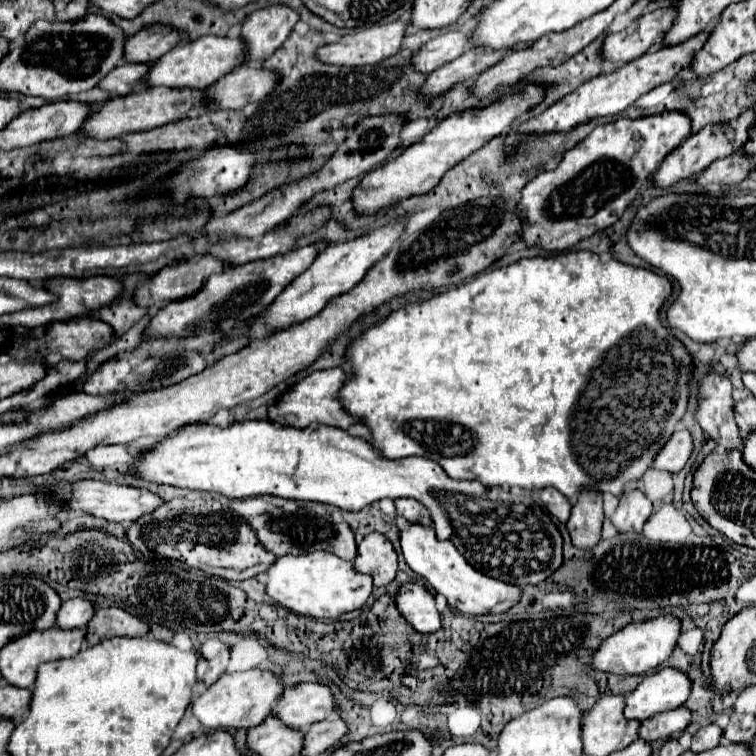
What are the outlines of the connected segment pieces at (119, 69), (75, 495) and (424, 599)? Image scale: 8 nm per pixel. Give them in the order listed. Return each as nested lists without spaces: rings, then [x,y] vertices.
[[[120,61],[100,83],[98,87],[108,91],[110,95],[118,93],[130,93],[130,89],[138,87],[138,77],[148,69],[148,65],[126,65],[126,61]]]
[[[78,481],[72,485],[72,491],[66,493],[66,497],[70,497],[70,501],[74,501],[74,509],[82,509],[92,513],[94,517],[102,517],[106,521],[114,521],[114,523],[122,523],[128,525],[130,521],[136,521],[138,517],[142,517],[142,513],[150,513],[154,511],[158,505],[162,505],[162,499],[154,493],[150,493],[148,489],[136,489],[136,487],[128,487],[128,485],[116,485],[116,483],[104,483],[104,481]]]
[[[402,583],[396,591],[396,607],[418,633],[434,633],[442,625],[434,595],[424,585]]]

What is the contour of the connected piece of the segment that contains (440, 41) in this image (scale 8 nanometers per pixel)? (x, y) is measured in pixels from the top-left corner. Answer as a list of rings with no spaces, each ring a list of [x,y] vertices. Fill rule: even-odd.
[[[452,31],[446,35],[440,35],[428,43],[424,43],[418,51],[412,53],[410,65],[414,71],[430,75],[438,67],[454,61],[462,51],[470,45],[468,33],[462,35],[462,31]]]

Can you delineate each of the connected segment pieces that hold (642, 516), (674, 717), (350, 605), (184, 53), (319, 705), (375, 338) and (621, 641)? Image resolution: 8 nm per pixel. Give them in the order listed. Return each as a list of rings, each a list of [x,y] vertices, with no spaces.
[[[630,491],[620,499],[610,521],[618,529],[618,533],[642,531],[650,513],[652,513],[652,501],[642,491]]]
[[[678,707],[674,711],[660,713],[658,717],[650,717],[640,725],[638,737],[644,741],[658,741],[664,737],[670,737],[682,729],[686,729],[690,723],[690,711],[686,707]]]
[[[326,551],[308,555],[282,555],[266,571],[266,593],[284,609],[316,619],[332,619],[360,609],[372,593],[372,577],[354,571],[350,561]]]
[[[204,35],[196,41],[188,41],[182,47],[174,47],[172,51],[162,55],[158,61],[154,61],[148,73],[140,79],[140,85],[144,87],[164,85],[170,89],[206,89],[214,81],[218,81],[218,77],[228,73],[232,67],[242,65],[244,59],[246,59],[246,47],[242,39]]]
[[[296,683],[278,699],[272,717],[280,719],[290,729],[306,729],[314,721],[324,721],[334,711],[334,697],[330,687],[320,683]]]
[[[570,251],[552,257],[520,259],[508,267],[480,273],[466,285],[450,289],[422,303],[406,305],[388,315],[386,321],[368,329],[356,343],[350,345],[346,361],[352,363],[354,379],[340,391],[340,401],[348,413],[360,417],[364,425],[372,429],[374,447],[390,459],[402,459],[410,455],[428,457],[442,465],[452,479],[474,479],[488,487],[520,487],[520,489],[546,489],[554,487],[564,497],[572,499],[580,491],[612,493],[622,497],[630,481],[638,481],[652,465],[658,451],[672,437],[676,423],[684,417],[690,379],[694,375],[694,357],[682,341],[660,323],[660,307],[672,295],[672,283],[668,277],[650,269],[634,267],[608,259],[606,263],[592,251]]]
[[[660,615],[648,621],[630,623],[622,631],[604,639],[592,655],[590,667],[614,675],[642,675],[656,669],[664,659],[670,657],[680,637],[680,621],[674,615]]]

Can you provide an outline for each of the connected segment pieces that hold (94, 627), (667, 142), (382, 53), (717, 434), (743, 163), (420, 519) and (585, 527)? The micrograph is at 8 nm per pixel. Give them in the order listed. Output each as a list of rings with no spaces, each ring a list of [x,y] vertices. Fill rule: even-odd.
[[[108,607],[98,609],[90,619],[86,631],[86,643],[96,645],[98,641],[110,637],[144,637],[144,635],[148,635],[146,623],[142,623],[140,619],[132,617],[130,613],[118,607]]]
[[[678,111],[640,119],[622,117],[616,123],[594,127],[594,131],[584,141],[580,141],[574,149],[566,151],[562,163],[554,171],[540,173],[522,189],[522,197],[516,205],[516,213],[522,221],[520,241],[524,241],[526,245],[542,247],[544,251],[564,251],[574,247],[578,241],[592,237],[596,231],[614,225],[622,217],[626,207],[636,199],[638,191],[648,183],[650,175],[658,169],[662,159],[672,149],[676,149],[688,135],[690,119]]]
[[[394,21],[394,23],[388,23],[388,25],[374,25],[370,29],[362,29],[362,31],[356,31],[356,33],[340,37],[332,45],[320,47],[316,51],[316,57],[322,63],[338,65],[338,67],[364,67],[364,65],[380,63],[382,59],[388,59],[388,57],[392,57],[392,55],[396,55],[400,51],[406,27],[408,27],[406,21]]]
[[[708,373],[700,387],[700,405],[696,419],[704,433],[712,441],[716,441],[716,445],[724,447],[726,451],[742,451],[744,441],[734,421],[734,399],[730,379],[720,377],[718,373]]]
[[[736,151],[730,157],[718,159],[710,163],[704,171],[696,175],[696,185],[706,187],[706,185],[736,185],[744,181],[750,175],[750,165],[754,165],[754,159],[746,157],[744,153]]]
[[[396,499],[394,505],[396,505],[398,515],[406,517],[412,523],[418,523],[418,525],[430,525],[432,523],[428,509],[422,503],[418,503],[416,499]]]
[[[580,493],[566,523],[572,545],[578,549],[594,549],[602,531],[602,519],[602,497],[596,493]]]

